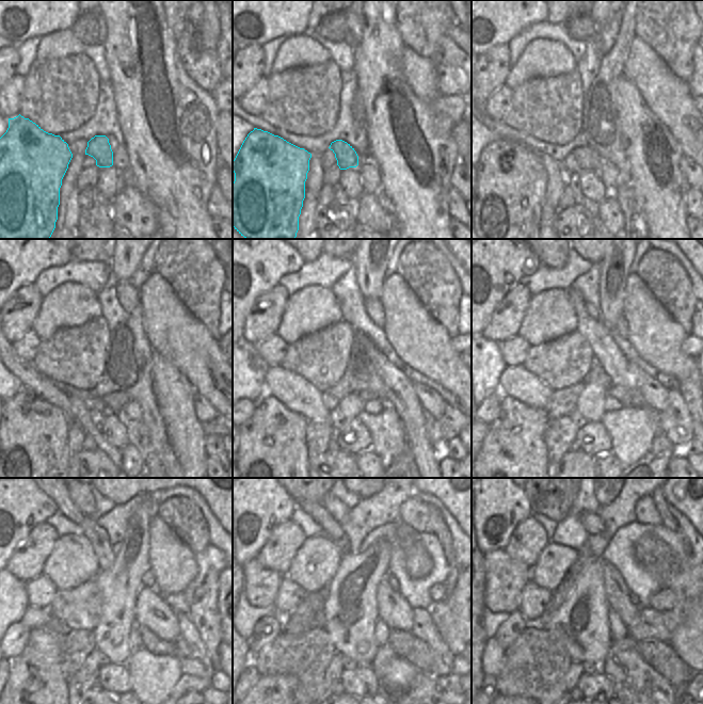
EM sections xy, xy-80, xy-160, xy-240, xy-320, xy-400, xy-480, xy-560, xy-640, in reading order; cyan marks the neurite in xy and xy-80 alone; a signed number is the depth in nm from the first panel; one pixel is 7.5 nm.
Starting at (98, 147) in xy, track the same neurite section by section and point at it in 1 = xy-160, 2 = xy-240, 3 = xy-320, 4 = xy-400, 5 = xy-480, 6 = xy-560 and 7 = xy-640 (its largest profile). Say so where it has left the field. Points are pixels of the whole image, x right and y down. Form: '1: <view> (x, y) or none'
1: xy-160 (589, 160)
2: xy-240 (115, 402)
3: xy-320 (366, 396)
4: xy-400 (621, 394)
5: xy-480 (152, 642)
6: xy-560 (405, 645)
7: xy-640 (660, 655)

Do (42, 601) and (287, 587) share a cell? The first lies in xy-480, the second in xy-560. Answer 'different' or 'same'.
same

